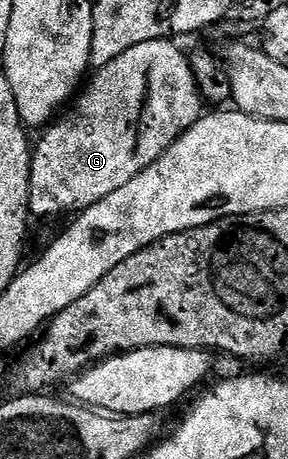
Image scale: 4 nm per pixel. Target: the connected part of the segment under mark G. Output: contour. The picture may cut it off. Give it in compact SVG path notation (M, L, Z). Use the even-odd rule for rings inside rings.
M158 39L141 41L141 45L125 49L121 57L113 57L109 65L98 68L95 76L92 74L86 80L70 110L40 134L44 135L34 144L29 177L32 216L63 215L66 211L78 213L97 205L97 201L109 197L109 193L117 193L121 185L129 185L137 173L149 169L153 161L160 159L200 119L205 104L199 98L197 81L193 81L188 52L183 52L177 44L169 39Z

